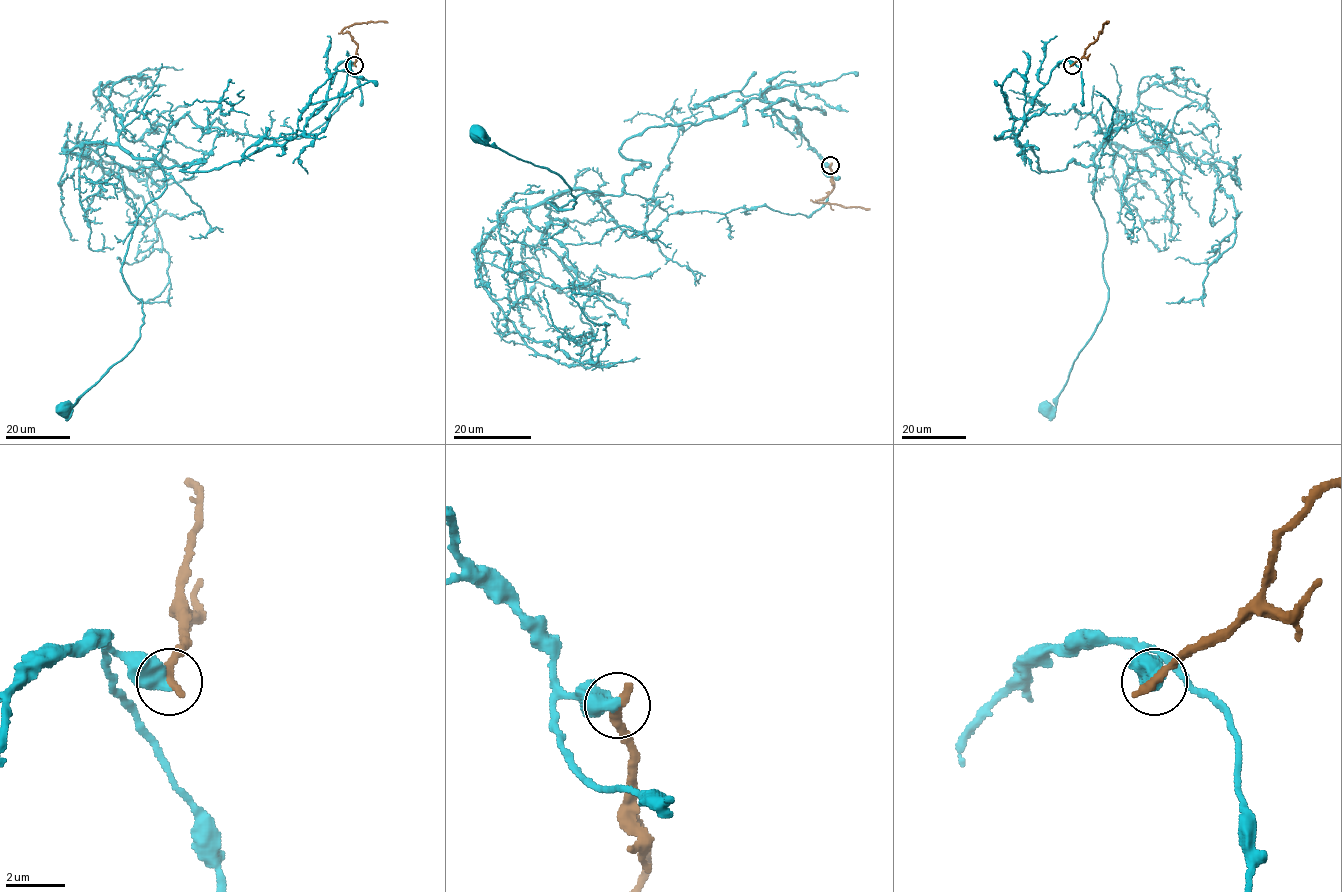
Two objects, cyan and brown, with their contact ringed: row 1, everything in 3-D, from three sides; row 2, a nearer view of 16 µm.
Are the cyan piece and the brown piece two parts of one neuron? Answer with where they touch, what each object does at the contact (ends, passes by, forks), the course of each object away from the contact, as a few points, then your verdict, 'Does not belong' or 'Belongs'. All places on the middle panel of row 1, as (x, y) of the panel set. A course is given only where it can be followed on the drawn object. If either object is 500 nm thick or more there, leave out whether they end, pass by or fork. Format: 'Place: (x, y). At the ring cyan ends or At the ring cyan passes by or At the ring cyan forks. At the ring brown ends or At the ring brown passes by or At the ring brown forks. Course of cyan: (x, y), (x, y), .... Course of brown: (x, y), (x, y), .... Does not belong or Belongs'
Place: (830, 165). Course of cyan: (829, 165), (754, 98), (629, 137), (642, 162), (619, 195), (556, 209), (576, 203), (557, 174), (475, 135). Course of brown: (830, 165), (834, 187), (823, 199), (814, 201), (870, 209). Does not belong

